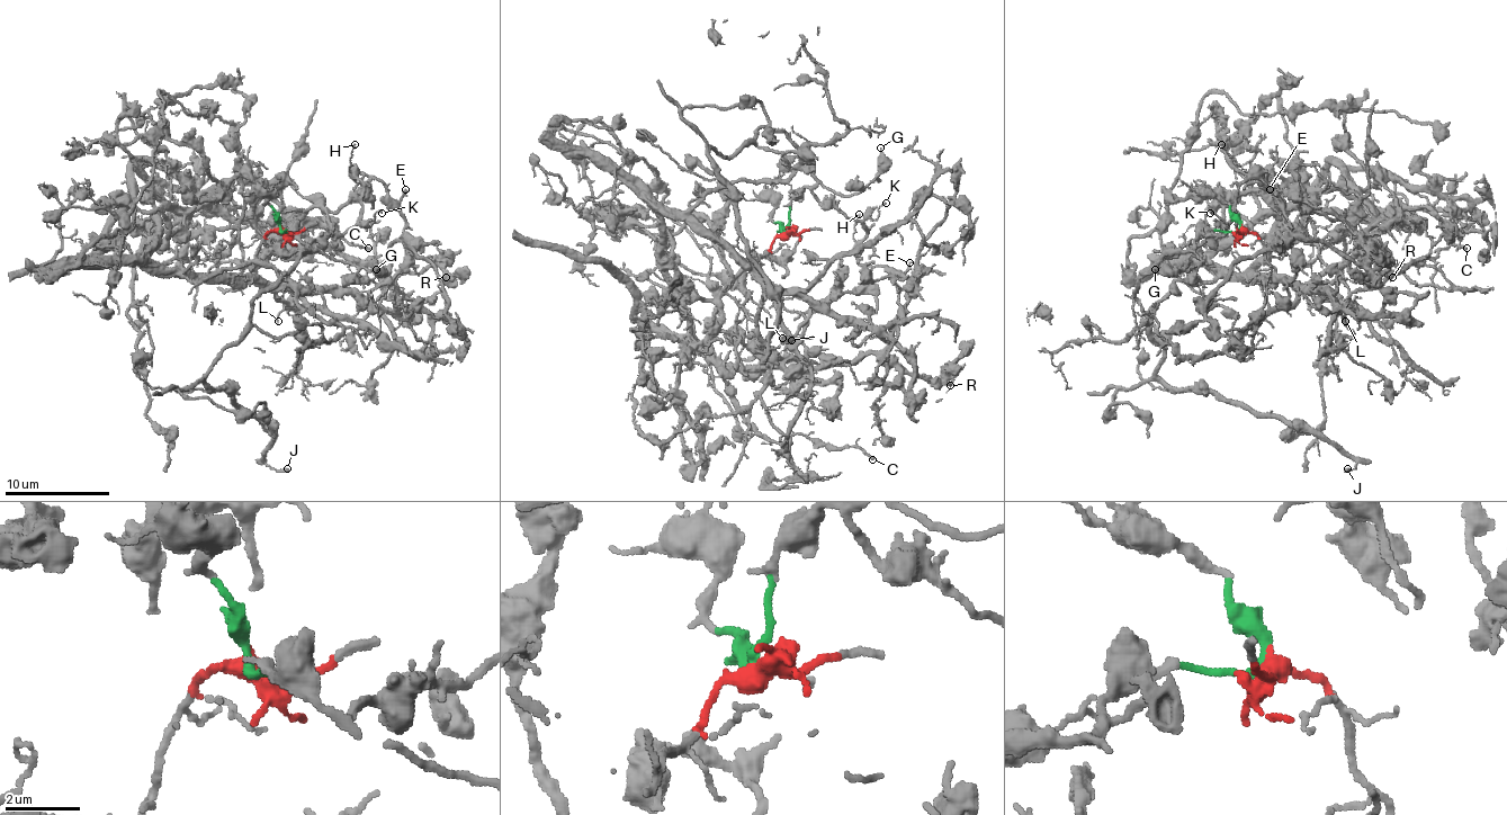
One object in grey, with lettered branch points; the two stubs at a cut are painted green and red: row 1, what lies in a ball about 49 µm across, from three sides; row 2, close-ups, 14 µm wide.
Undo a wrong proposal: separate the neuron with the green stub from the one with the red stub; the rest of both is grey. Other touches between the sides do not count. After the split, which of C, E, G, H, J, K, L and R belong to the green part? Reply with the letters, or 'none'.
E, G, H, J, K

